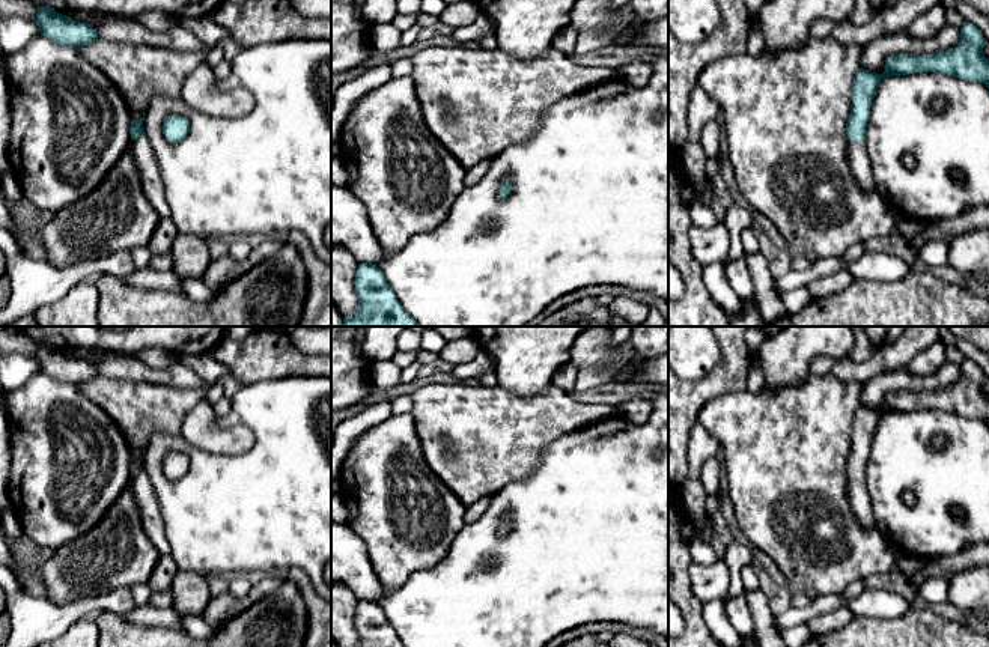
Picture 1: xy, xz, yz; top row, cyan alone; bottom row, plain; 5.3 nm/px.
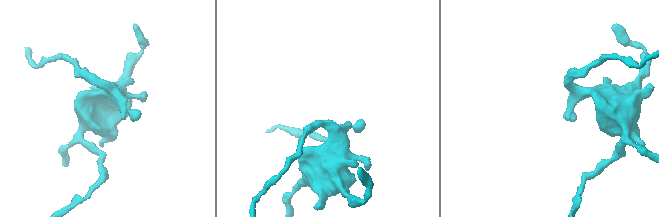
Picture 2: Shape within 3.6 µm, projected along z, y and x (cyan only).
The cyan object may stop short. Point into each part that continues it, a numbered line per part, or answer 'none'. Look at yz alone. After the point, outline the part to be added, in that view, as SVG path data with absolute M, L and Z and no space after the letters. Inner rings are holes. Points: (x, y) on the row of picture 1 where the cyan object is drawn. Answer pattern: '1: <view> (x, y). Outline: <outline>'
1: yz (857, 155). Outline: M846 140L846 158L857 184L866 191L875 190L872 166L864 143Z

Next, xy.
1: xy (148, 169). Outline: M146 134L140 135L137 140L131 138L129 146L148 202L158 212L160 218L169 218L172 211L166 200L164 182Z

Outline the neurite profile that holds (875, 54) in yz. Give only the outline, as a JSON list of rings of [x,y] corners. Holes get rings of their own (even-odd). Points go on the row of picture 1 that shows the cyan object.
[[[945,24],[936,36],[927,39],[912,38],[906,30],[890,33],[875,39],[863,50],[860,68],[882,74],[885,71],[885,62],[891,56],[945,51],[954,48],[959,39],[960,29],[950,24]]]

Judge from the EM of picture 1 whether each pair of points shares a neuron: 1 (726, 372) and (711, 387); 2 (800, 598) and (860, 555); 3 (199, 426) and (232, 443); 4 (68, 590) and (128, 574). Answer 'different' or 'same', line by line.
1: same
2: different
3: same
4: same

